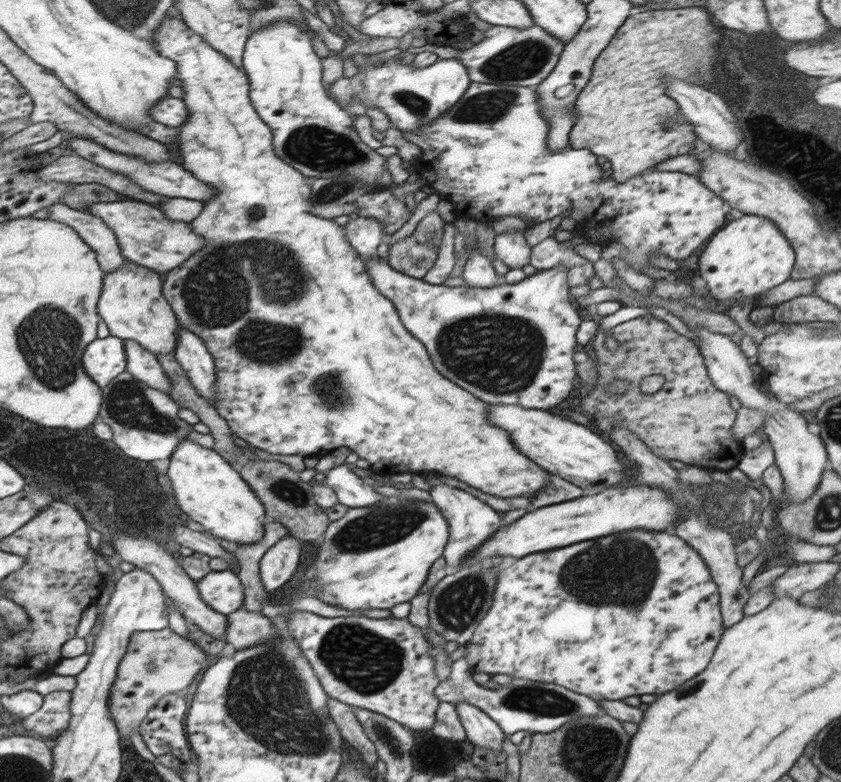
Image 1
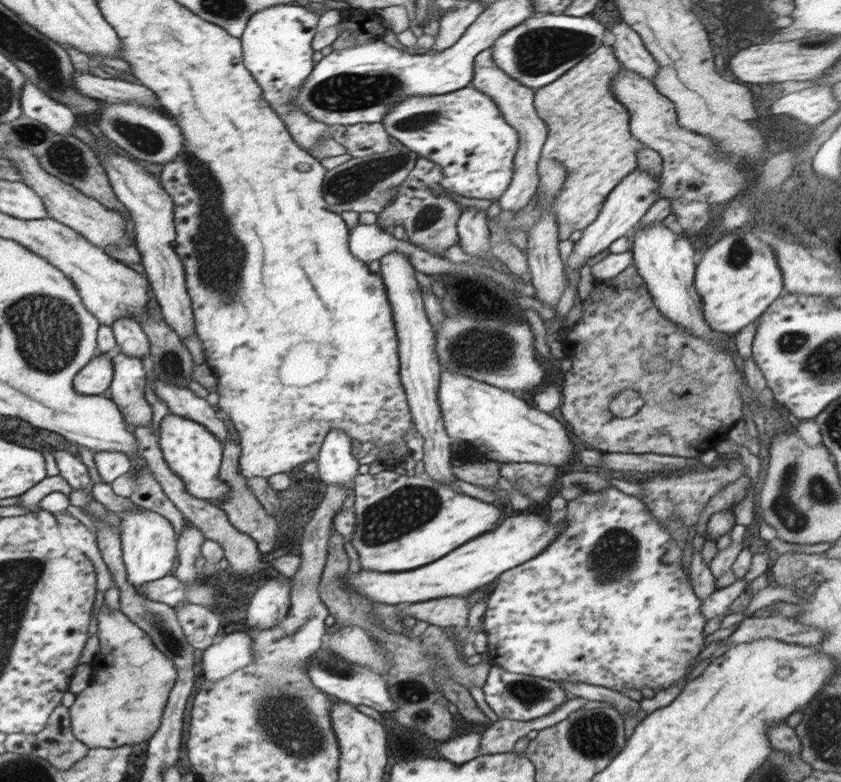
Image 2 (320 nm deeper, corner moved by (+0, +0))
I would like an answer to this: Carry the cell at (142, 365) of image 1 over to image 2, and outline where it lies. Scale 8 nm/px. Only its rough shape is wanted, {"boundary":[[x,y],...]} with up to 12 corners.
{"boundary":[[132,316],[111,326],[117,350],[141,361],[150,354],[149,338]]}

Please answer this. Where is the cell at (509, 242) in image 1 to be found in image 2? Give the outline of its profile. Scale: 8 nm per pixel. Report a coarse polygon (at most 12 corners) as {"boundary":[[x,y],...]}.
{"boundary":[[492,49],[474,57],[469,86],[487,94],[520,144],[499,198],[515,215],[537,192],[548,134],[535,89],[496,66]]}

